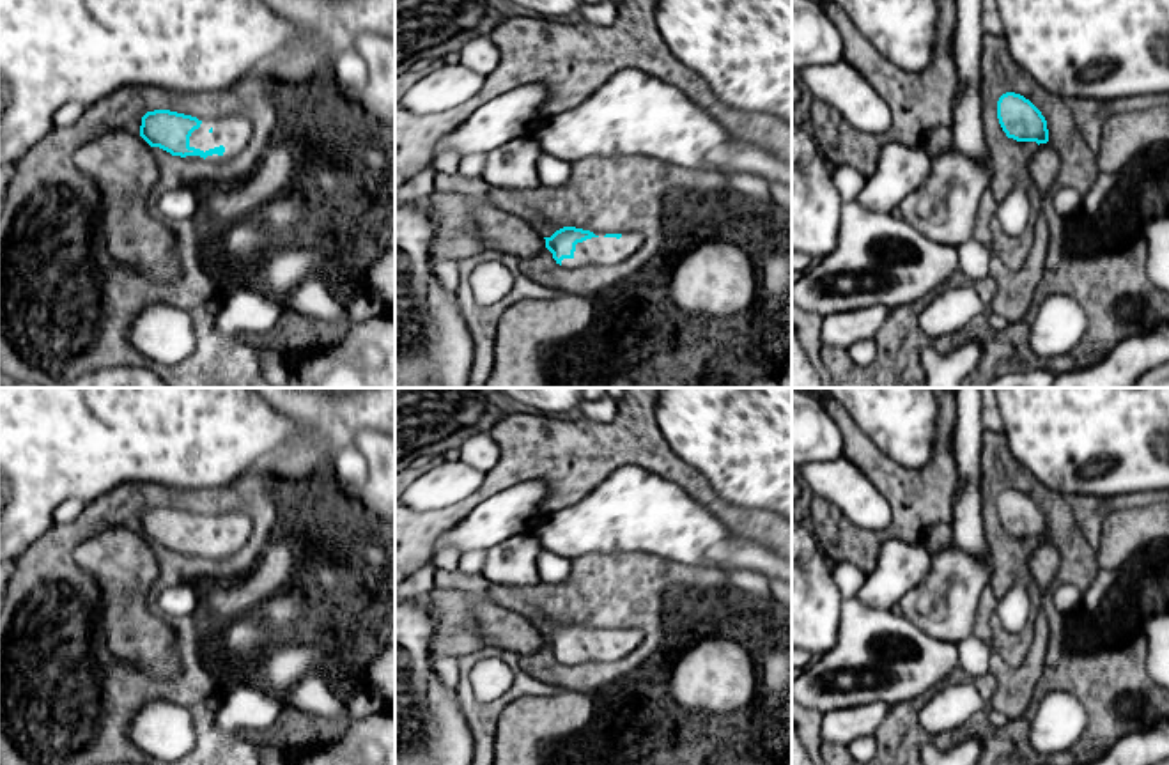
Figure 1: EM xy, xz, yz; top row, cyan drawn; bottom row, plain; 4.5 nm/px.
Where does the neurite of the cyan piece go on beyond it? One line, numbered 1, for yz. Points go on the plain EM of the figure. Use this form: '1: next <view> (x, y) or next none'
1: next none

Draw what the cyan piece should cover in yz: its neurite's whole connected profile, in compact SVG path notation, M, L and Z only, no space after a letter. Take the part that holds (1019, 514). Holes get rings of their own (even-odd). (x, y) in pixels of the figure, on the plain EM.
M1006 489L997 498L997 515L1008 535L1017 538L1049 538L1047 517L1024 492Z

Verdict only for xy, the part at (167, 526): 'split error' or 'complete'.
split error

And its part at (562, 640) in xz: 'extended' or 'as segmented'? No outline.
extended

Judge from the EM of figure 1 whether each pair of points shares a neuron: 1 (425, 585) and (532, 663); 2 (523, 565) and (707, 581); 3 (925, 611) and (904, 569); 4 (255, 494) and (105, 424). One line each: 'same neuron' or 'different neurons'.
1: different neurons
2: different neurons
3: different neurons
4: different neurons

